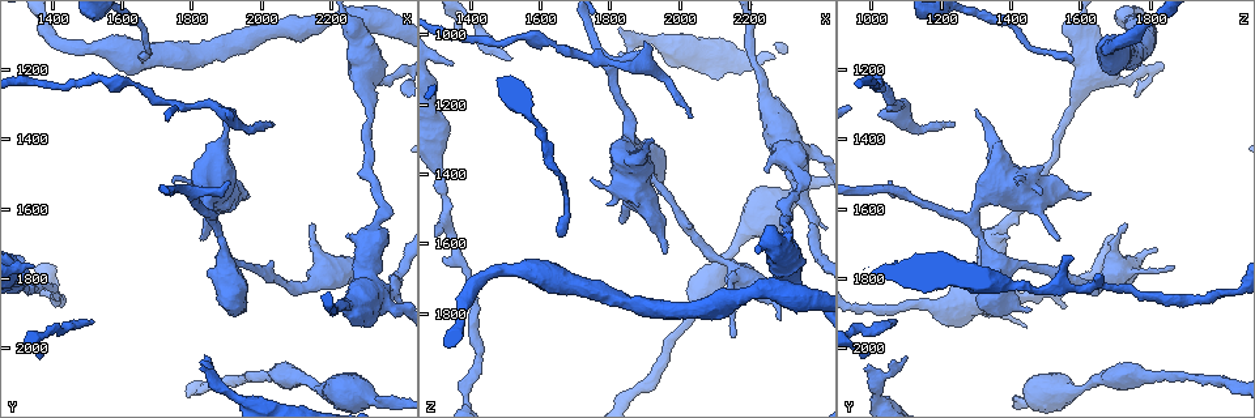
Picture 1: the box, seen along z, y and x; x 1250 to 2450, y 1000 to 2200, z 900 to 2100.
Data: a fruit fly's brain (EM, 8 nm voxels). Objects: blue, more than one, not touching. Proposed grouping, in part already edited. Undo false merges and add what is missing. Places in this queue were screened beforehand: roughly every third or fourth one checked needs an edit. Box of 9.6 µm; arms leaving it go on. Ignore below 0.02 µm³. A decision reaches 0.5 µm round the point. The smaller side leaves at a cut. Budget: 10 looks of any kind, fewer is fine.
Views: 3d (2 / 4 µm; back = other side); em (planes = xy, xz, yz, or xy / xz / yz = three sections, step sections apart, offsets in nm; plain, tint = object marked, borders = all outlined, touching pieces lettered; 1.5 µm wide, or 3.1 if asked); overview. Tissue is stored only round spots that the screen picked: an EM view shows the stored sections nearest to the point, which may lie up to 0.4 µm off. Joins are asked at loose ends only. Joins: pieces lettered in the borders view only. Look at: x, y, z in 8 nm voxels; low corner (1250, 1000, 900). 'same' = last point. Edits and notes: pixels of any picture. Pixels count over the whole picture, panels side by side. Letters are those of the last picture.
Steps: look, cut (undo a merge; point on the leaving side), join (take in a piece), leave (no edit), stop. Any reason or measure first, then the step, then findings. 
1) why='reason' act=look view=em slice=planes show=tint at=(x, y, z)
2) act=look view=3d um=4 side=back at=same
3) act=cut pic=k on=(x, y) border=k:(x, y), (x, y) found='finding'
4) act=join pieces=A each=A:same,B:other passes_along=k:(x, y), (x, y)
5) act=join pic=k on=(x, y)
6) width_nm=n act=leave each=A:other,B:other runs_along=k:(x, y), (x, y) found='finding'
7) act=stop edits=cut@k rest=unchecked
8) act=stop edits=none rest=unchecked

why='thick turns thin' act=look view=3d um=2 at=(2110, 2090, 1660)

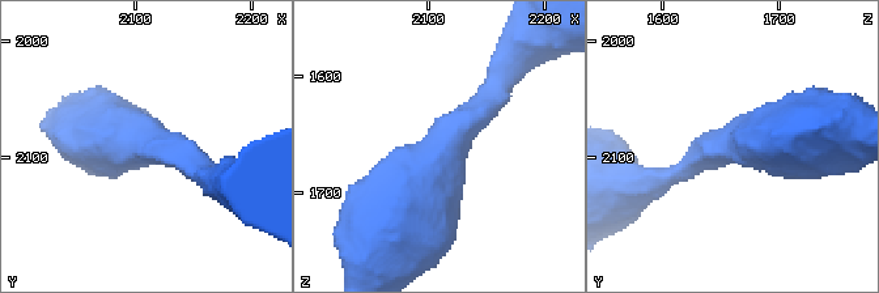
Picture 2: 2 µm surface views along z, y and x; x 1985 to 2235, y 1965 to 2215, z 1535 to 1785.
arm_widths_nm=260,550 why='shape alone is not enough' act=look view=em slice=xz step=4 show=tint at=(2118, 2088, 1658)

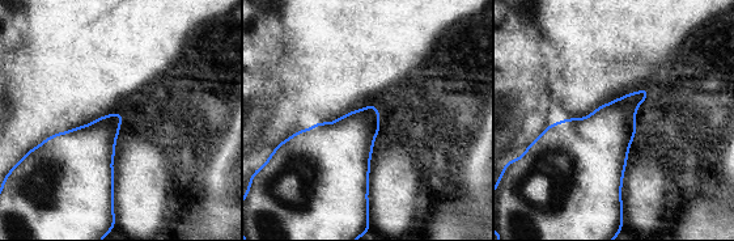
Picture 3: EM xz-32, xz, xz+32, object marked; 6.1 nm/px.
why='cut it another way' act=look view=em slice=planes show=borders at=same

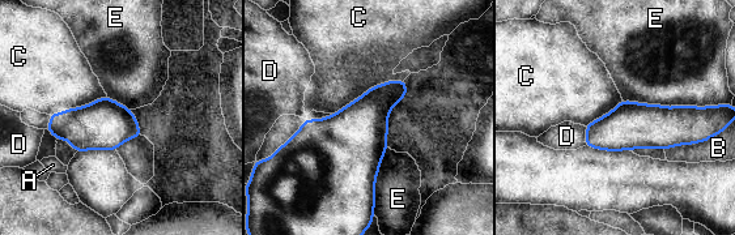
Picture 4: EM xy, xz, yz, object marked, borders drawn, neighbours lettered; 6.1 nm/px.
width_nm=280 longest_contact=E:550nm act=leave each=A:other,B:other,C:other,D:other,E:other found='one cell here'

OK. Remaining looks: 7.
why='branch stops here' act=look view=3d um=2 at=(2130, 1640, 1730)

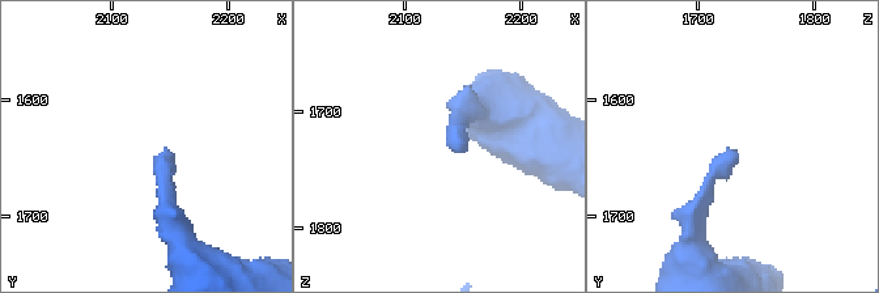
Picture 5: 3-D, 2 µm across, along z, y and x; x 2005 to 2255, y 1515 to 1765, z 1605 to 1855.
act=look view=em slice=planes show=borders at=(2140, 1644, 1732)

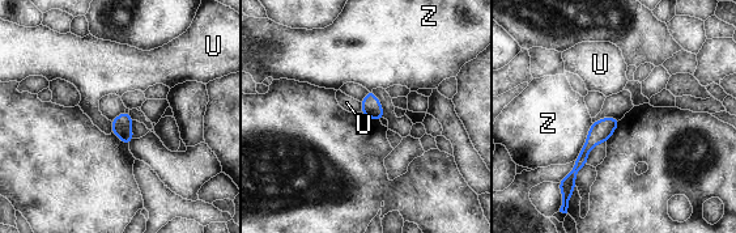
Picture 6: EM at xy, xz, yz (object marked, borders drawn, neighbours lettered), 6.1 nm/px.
width_nm=120 act=leave each=U:other,Z:other border=6:(109, 121), (113, 131) found='no lettered piece goes on from it'

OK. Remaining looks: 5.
why='thin end' act=look view=3d um=4 at=(1650, 1170, 1590)

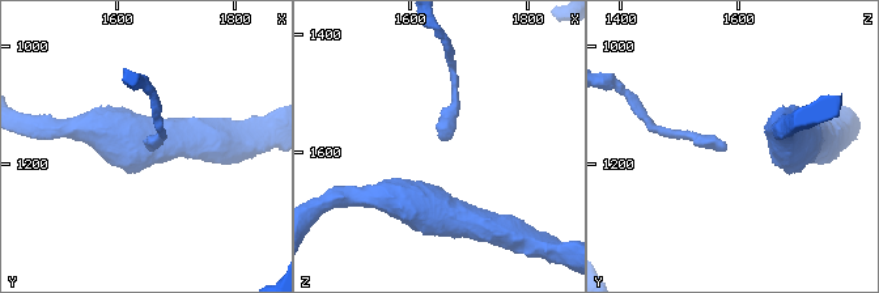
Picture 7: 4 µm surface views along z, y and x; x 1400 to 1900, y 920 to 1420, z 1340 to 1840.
why='shape alone is not enough' act=look view=em slice=xy step=8 show=tint at=(1655, 1175, 1585)

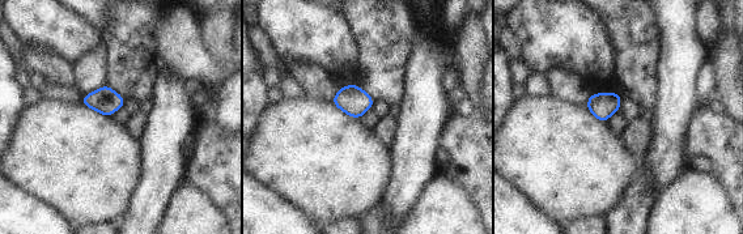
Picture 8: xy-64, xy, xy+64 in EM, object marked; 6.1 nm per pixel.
act=look view=em slice=planes show=borders at=same

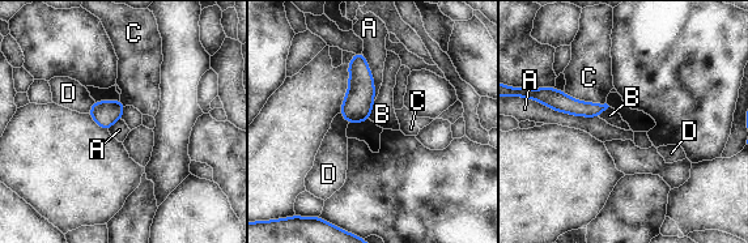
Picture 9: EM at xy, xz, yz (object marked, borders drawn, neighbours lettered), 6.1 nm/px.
longest_contact=A:360nm act=leave each=A:other,B:other,C:other,D:other runs_along=9:(555, 106), (602, 107) found='none of them fits'

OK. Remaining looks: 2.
why='narrows sharply' act=look view=em slice=xy step=8 show=borders at=(1630, 1230, 1020)

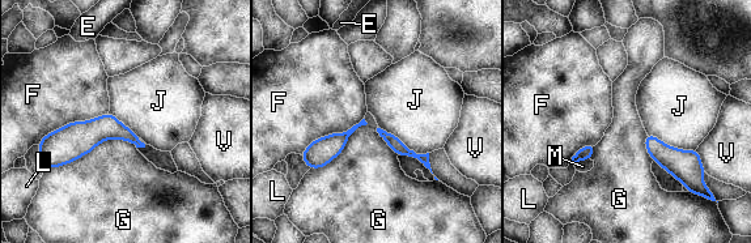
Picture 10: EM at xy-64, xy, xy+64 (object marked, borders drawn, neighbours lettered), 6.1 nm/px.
width_nm=60 act=leave each=E:other,F:other,G:other,J:other,L:other,M:other,V:other border=10:(380, 127), (416, 153), (428, 153) found='one cell here'

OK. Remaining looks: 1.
act=stop edits=none rest=unchecked

